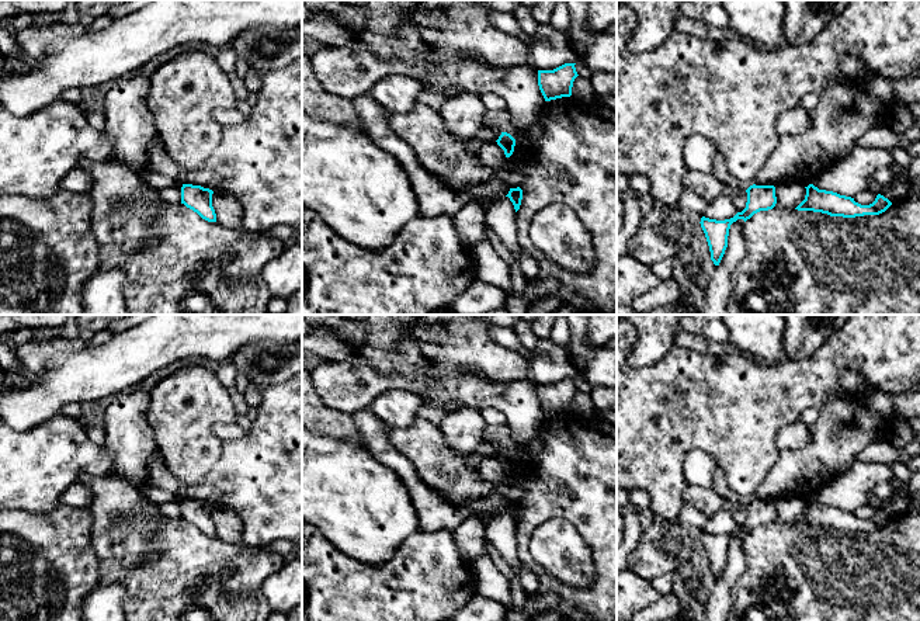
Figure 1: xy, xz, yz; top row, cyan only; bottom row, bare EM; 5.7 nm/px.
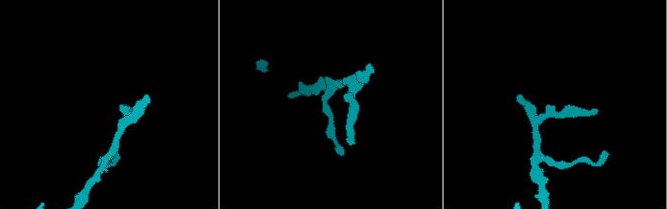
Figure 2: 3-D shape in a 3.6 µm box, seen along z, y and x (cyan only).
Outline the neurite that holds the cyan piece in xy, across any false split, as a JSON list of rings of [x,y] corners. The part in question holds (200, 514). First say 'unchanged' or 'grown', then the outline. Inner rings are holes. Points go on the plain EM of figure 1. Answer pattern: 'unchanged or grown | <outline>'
unchanged | [[[183,499],[181,518],[197,527],[202,534],[208,537],[216,537],[216,528],[212,521],[212,509],[213,506],[209,503],[192,499]]]

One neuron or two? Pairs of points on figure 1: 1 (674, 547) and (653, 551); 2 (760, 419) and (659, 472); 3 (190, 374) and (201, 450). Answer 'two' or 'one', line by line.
1: one
2: one
3: one

